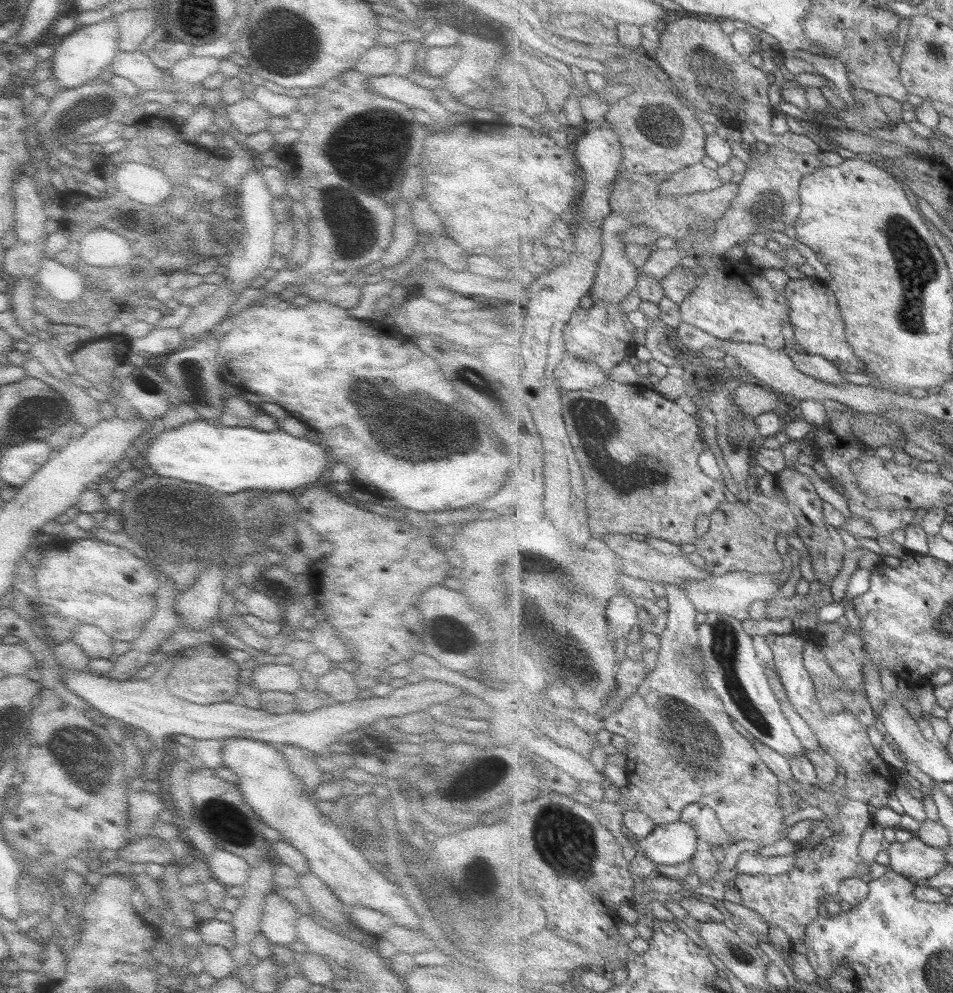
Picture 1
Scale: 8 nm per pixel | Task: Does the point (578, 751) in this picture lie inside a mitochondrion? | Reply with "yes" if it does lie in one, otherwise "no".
no

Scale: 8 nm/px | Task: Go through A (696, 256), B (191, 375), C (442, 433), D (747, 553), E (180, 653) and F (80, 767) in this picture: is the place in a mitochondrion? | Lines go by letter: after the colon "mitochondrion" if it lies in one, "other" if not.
A: other
B: mitochondrion
C: mitochondrion
D: other
E: other
F: mitochondrion

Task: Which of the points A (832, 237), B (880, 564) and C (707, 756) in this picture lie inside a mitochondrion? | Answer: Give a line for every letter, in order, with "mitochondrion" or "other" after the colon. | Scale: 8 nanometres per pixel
A: other
B: other
C: mitochondrion

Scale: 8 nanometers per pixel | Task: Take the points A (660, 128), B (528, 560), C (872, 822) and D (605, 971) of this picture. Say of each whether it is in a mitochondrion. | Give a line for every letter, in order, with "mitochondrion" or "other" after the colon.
A: mitochondrion
B: mitochondrion
C: other
D: other

